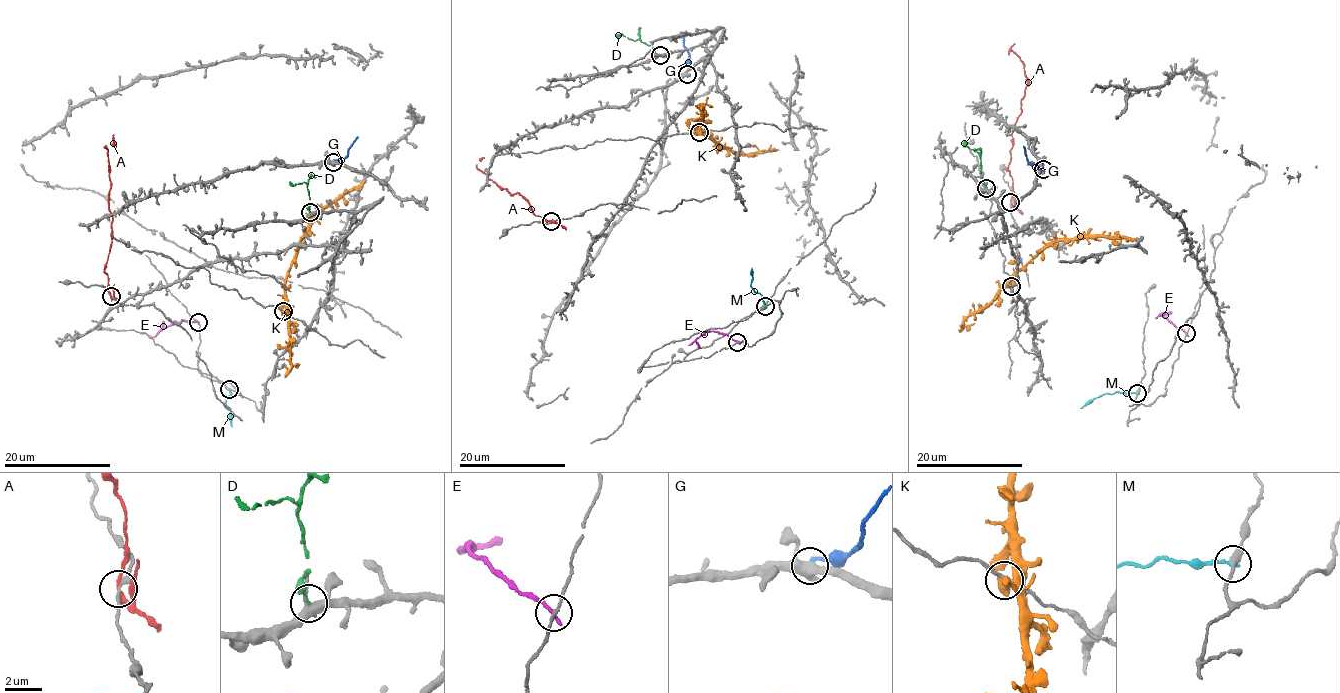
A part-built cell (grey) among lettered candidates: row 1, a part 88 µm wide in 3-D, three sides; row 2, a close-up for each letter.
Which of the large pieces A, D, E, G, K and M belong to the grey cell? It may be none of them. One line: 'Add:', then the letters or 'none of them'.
Add: none of them

